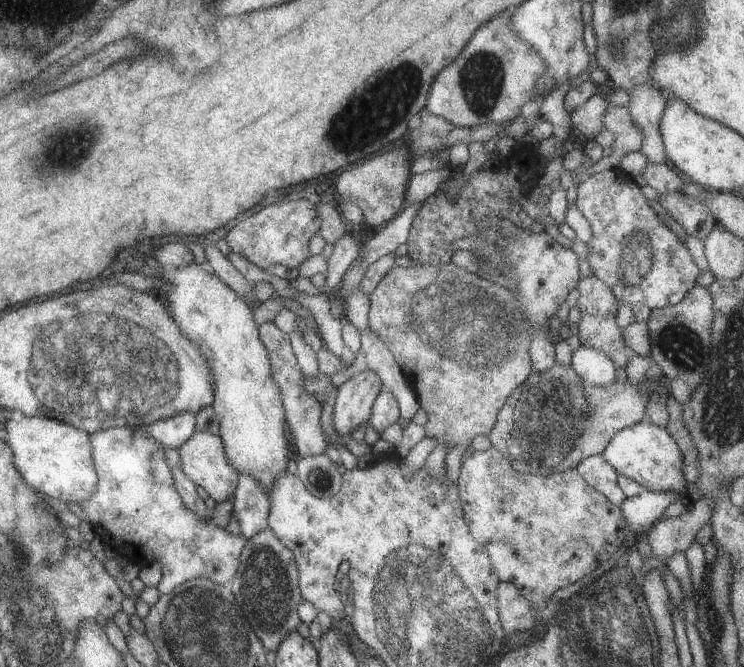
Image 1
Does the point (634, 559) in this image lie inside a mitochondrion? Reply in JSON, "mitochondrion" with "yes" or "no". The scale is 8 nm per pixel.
{"mitochondrion":"yes"}

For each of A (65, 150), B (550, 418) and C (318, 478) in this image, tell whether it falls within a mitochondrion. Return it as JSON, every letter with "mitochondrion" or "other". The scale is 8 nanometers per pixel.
{"A":"mitochondrion","B":"mitochondrion","C":"mitochondrion"}

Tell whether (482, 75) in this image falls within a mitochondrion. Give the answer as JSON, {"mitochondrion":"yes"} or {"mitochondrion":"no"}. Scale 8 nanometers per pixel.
{"mitochondrion":"yes"}

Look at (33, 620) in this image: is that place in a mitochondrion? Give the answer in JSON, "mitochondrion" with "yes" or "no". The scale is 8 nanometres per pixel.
{"mitochondrion":"yes"}

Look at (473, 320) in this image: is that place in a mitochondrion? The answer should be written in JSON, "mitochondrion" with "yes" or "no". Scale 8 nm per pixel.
{"mitochondrion":"yes"}

